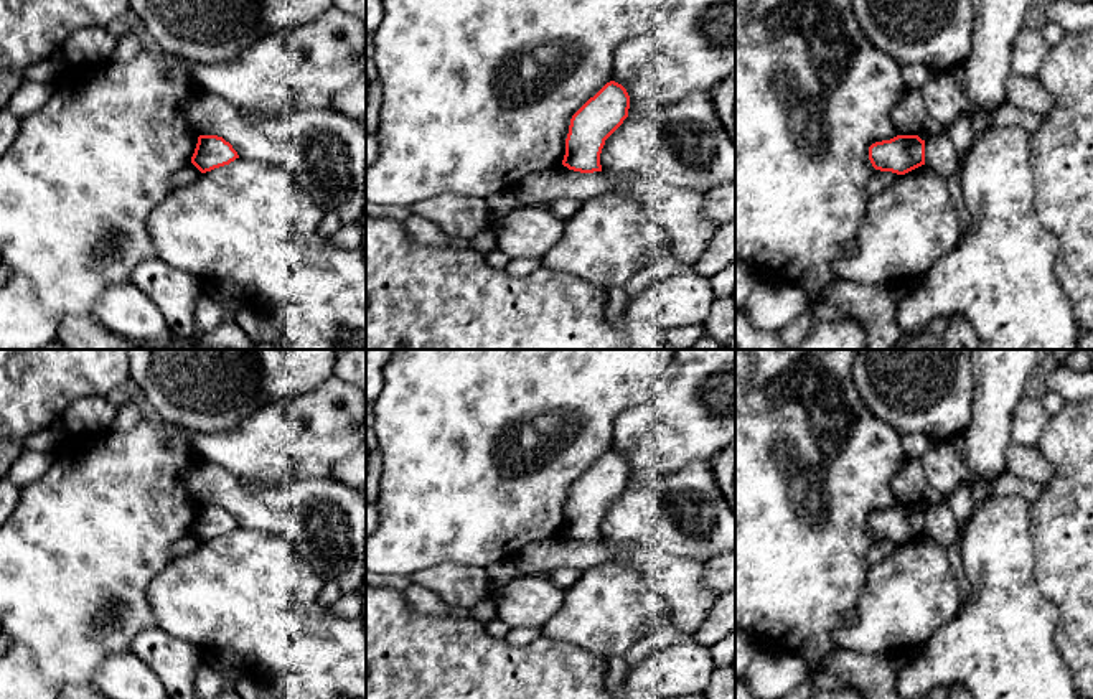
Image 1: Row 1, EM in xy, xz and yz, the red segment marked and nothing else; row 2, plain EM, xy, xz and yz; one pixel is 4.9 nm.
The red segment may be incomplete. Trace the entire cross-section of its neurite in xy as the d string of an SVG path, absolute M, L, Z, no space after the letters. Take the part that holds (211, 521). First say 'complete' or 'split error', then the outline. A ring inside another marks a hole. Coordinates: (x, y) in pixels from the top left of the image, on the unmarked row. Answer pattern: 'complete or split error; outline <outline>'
complete; outline M199 504L191 532L201 541L229 534L239 528L237 521L229 511L218 504Z

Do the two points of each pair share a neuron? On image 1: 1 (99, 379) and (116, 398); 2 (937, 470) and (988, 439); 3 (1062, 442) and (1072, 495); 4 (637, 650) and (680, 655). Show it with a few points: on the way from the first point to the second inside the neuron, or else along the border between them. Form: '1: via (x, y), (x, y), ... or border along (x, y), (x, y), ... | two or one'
1: border along (129, 383), (112, 388), (104, 396) | two
2: border along (965, 462), (973, 475) | two
3: via (1072, 455), (1072, 482) | one
4: border along (684, 633), (678, 640), (655, 648), (630, 671) | two

